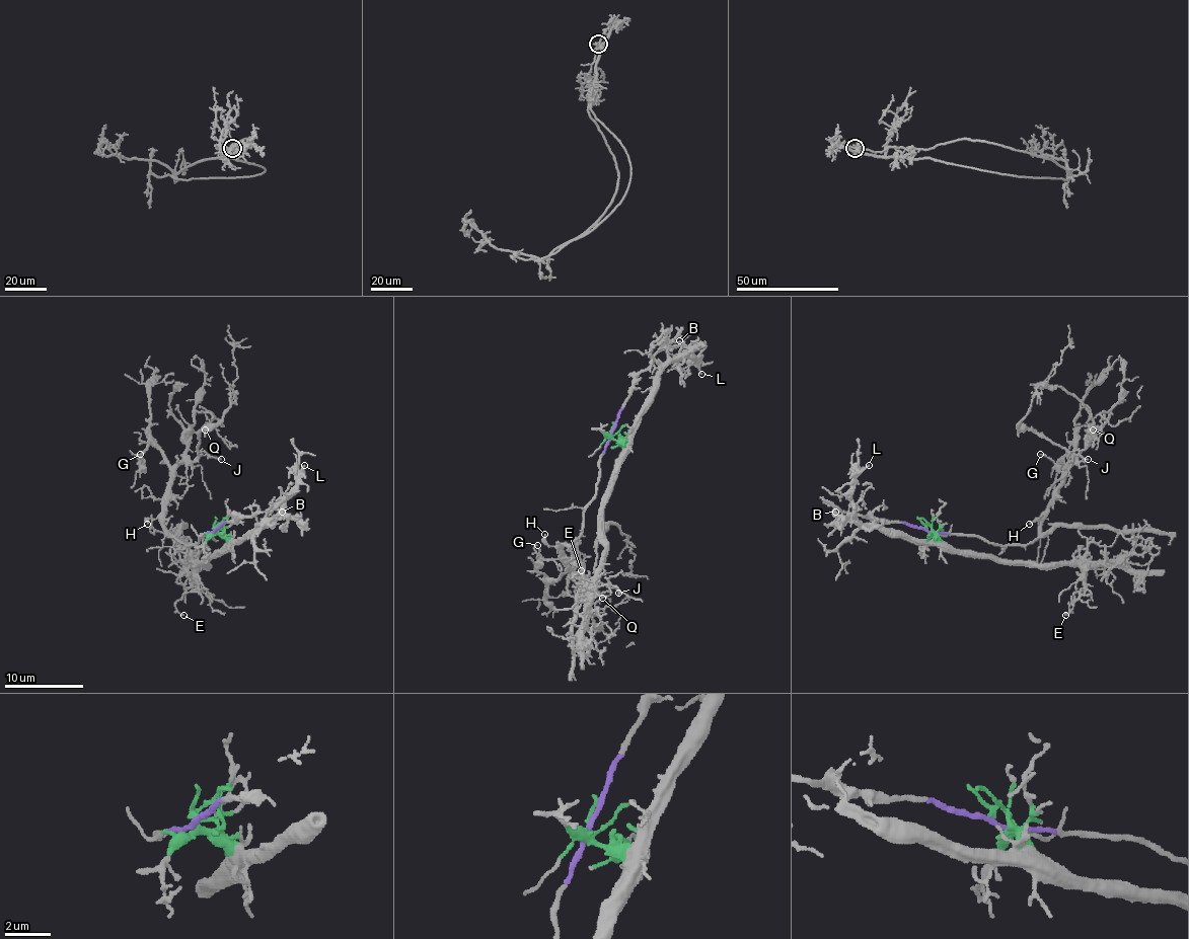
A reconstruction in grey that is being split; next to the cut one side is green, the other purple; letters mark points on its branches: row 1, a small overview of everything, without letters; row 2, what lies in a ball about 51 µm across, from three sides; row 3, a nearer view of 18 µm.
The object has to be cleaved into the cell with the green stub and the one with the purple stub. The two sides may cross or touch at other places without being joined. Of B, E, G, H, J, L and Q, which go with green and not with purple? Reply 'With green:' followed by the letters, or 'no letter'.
With green: B, E, L

